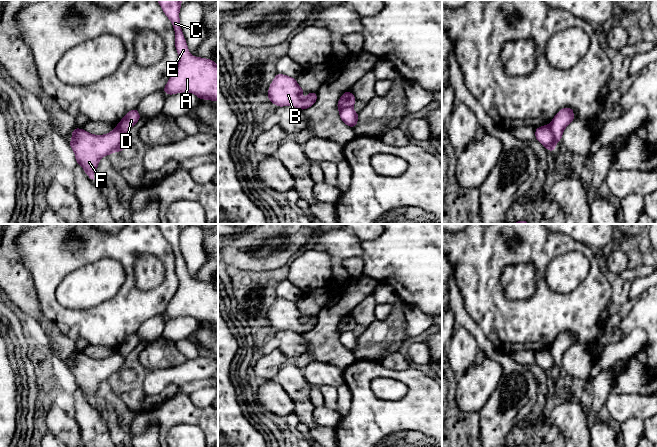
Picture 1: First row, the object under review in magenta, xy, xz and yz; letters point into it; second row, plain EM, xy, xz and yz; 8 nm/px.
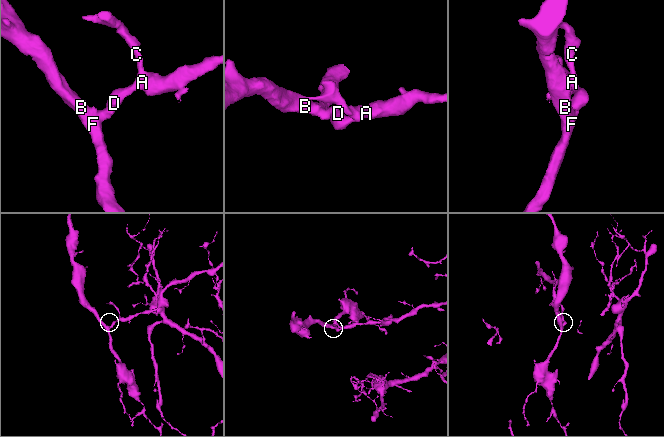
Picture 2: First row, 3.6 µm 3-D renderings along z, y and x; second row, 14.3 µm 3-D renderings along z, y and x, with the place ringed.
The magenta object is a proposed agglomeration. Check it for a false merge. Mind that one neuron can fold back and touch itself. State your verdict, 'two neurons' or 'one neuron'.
two neurons

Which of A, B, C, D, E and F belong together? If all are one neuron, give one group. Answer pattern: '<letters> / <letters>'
A C D E / B F

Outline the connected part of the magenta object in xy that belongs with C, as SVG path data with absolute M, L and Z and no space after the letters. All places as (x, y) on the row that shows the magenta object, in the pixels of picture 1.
M156 0L172 22L175 31L175 48L178 64L162 91L168 96L190 92L200 100L218 101L218 66L213 59L195 57L189 53L184 38L179 12L182 0Z

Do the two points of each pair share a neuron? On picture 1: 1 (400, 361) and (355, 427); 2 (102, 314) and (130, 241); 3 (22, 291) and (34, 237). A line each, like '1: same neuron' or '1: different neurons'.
1: different neurons
2: same neuron
3: different neurons

